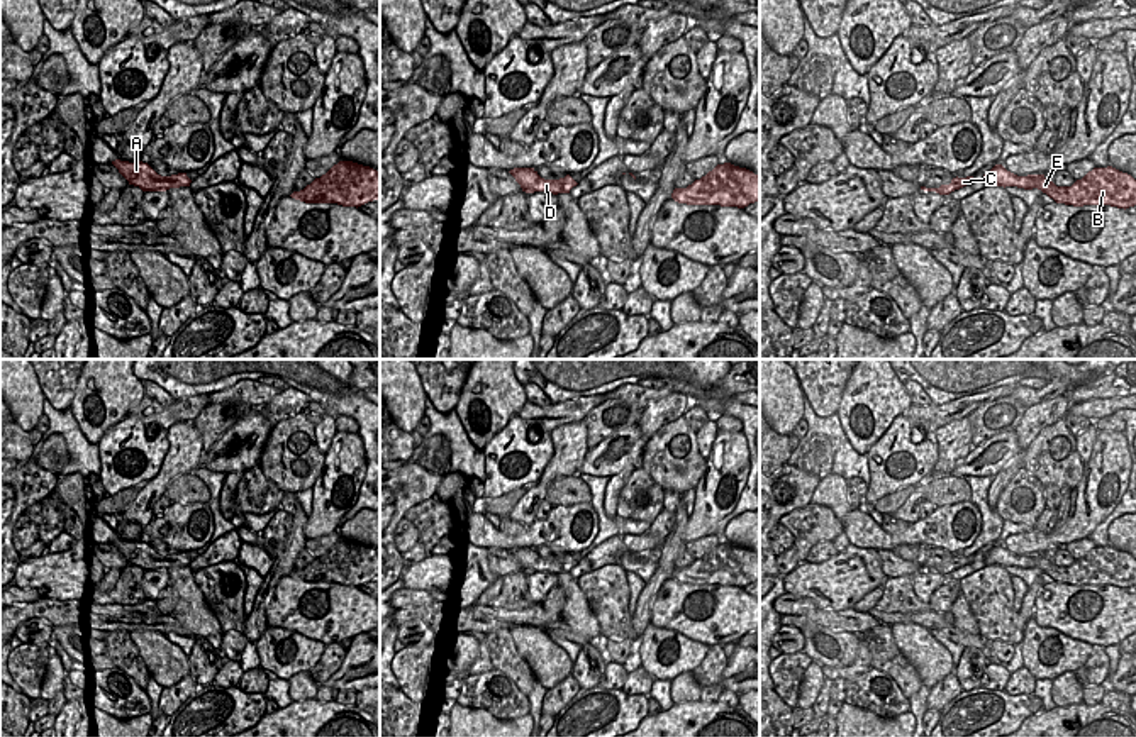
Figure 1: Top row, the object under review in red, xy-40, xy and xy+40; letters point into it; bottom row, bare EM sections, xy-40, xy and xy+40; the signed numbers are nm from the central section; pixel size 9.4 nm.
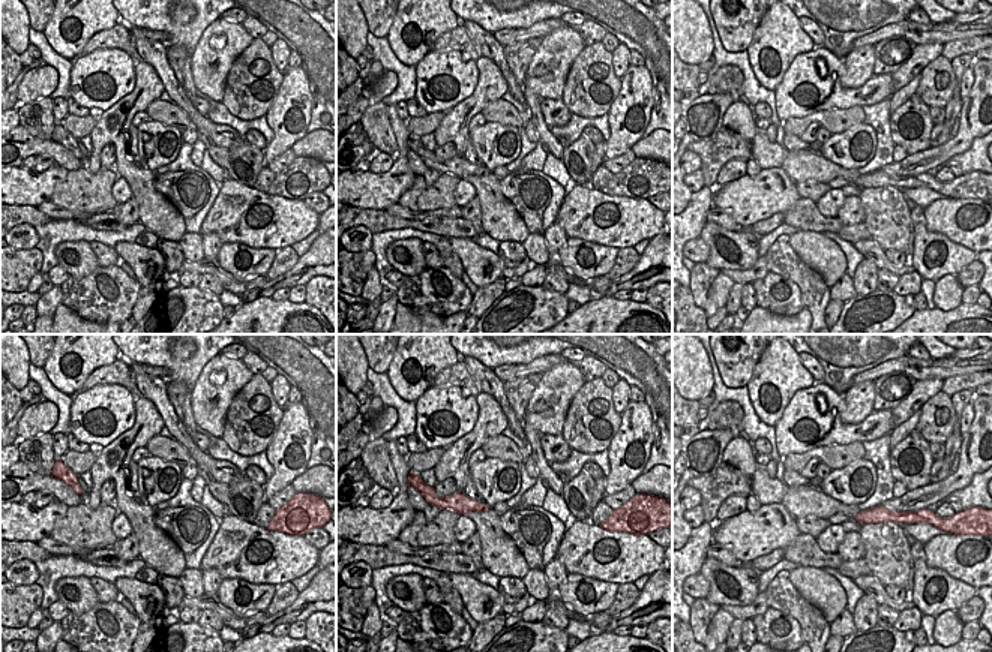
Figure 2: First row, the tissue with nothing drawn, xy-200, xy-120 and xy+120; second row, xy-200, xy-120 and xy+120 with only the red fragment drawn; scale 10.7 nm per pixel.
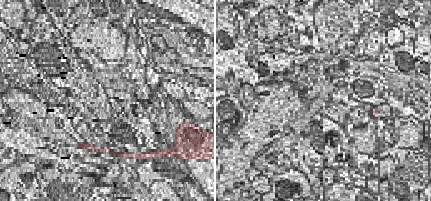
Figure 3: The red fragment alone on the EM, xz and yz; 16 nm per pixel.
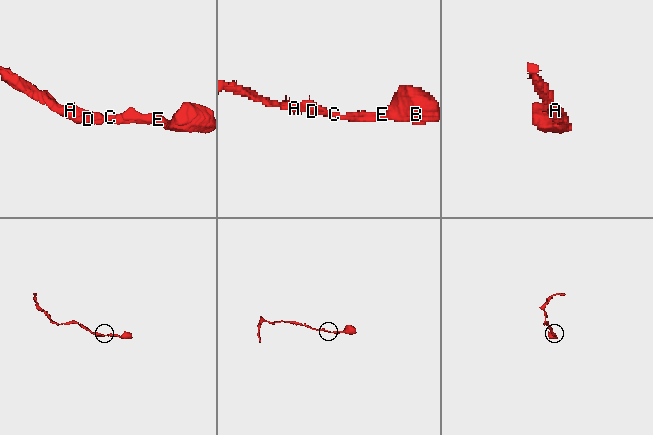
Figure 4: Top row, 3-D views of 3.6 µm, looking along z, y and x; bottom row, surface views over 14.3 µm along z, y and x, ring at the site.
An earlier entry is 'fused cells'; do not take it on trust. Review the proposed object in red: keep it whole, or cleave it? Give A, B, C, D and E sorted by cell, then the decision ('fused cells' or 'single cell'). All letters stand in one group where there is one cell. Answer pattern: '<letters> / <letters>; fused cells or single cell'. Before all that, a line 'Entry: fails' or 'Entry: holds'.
Entry: fails
A B C D E; single cell

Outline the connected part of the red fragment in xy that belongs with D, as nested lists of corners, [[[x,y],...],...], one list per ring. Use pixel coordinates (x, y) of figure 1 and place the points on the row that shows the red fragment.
[[[514,168],[509,173],[515,178],[522,191],[526,193],[570,193],[570,190],[578,185],[570,175],[560,180],[544,180],[537,175],[534,168]]]

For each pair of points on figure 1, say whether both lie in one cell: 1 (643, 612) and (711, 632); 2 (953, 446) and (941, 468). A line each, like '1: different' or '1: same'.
1: different
2: same

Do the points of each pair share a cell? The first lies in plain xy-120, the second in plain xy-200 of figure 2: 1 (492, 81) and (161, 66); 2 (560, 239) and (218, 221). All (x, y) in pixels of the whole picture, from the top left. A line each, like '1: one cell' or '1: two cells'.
1: two cells
2: two cells

